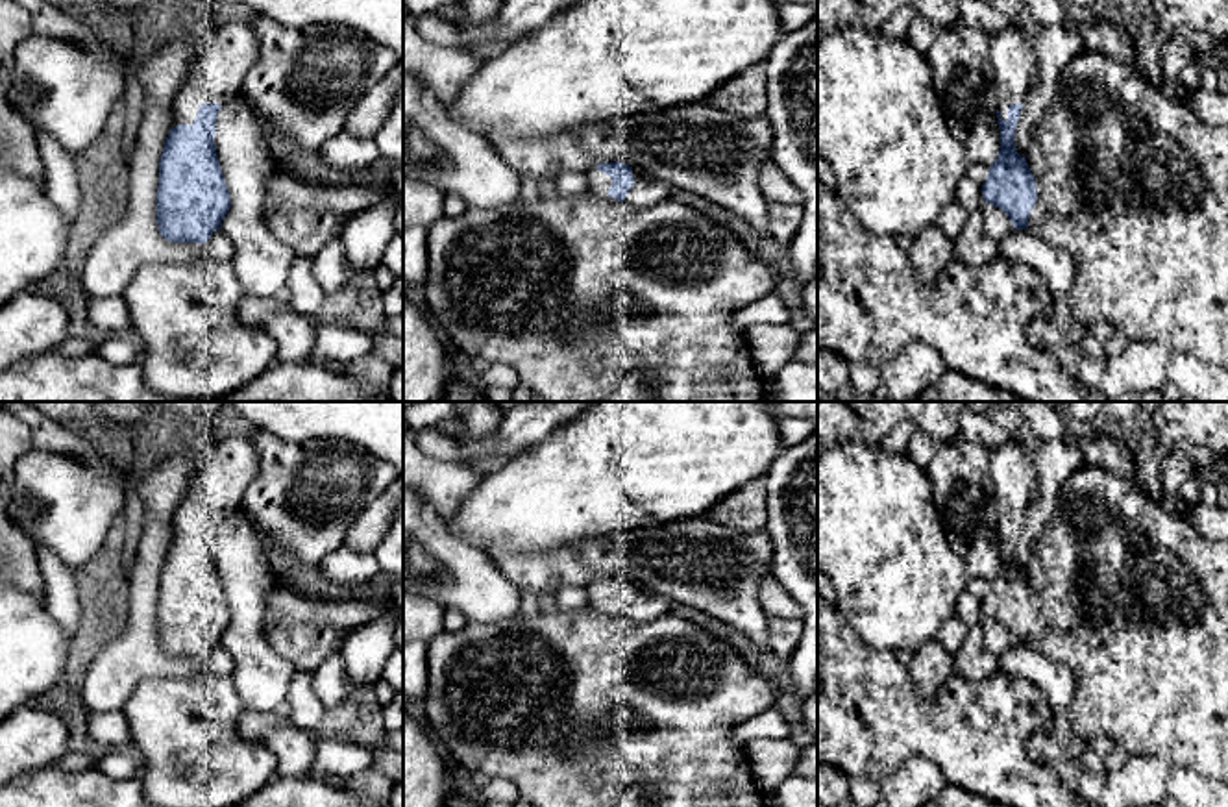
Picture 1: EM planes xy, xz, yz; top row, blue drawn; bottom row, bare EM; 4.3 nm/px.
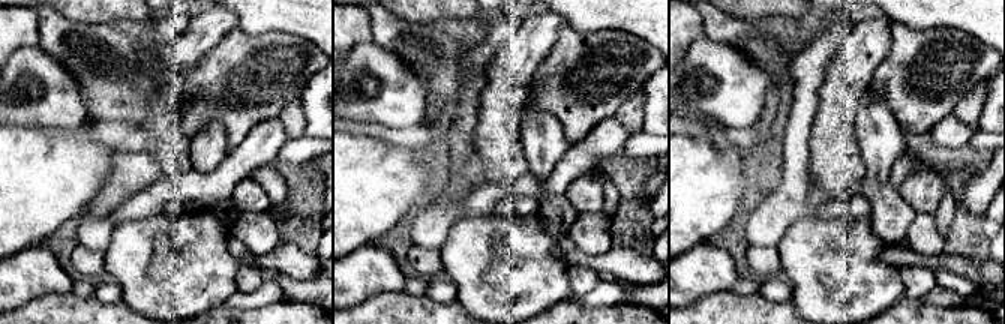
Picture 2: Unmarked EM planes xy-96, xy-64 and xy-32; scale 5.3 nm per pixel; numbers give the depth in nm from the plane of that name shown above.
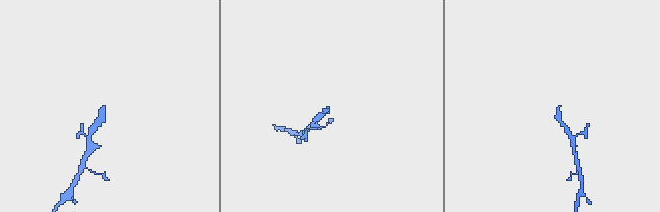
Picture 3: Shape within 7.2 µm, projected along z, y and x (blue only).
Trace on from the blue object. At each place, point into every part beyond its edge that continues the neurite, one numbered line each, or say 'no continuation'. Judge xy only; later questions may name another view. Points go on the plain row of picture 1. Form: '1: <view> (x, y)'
1: xy (217, 487)

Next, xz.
1: xz (598, 596)

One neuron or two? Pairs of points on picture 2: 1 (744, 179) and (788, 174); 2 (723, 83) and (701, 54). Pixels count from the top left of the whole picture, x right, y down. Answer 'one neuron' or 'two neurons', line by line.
1: two neurons
2: one neuron

